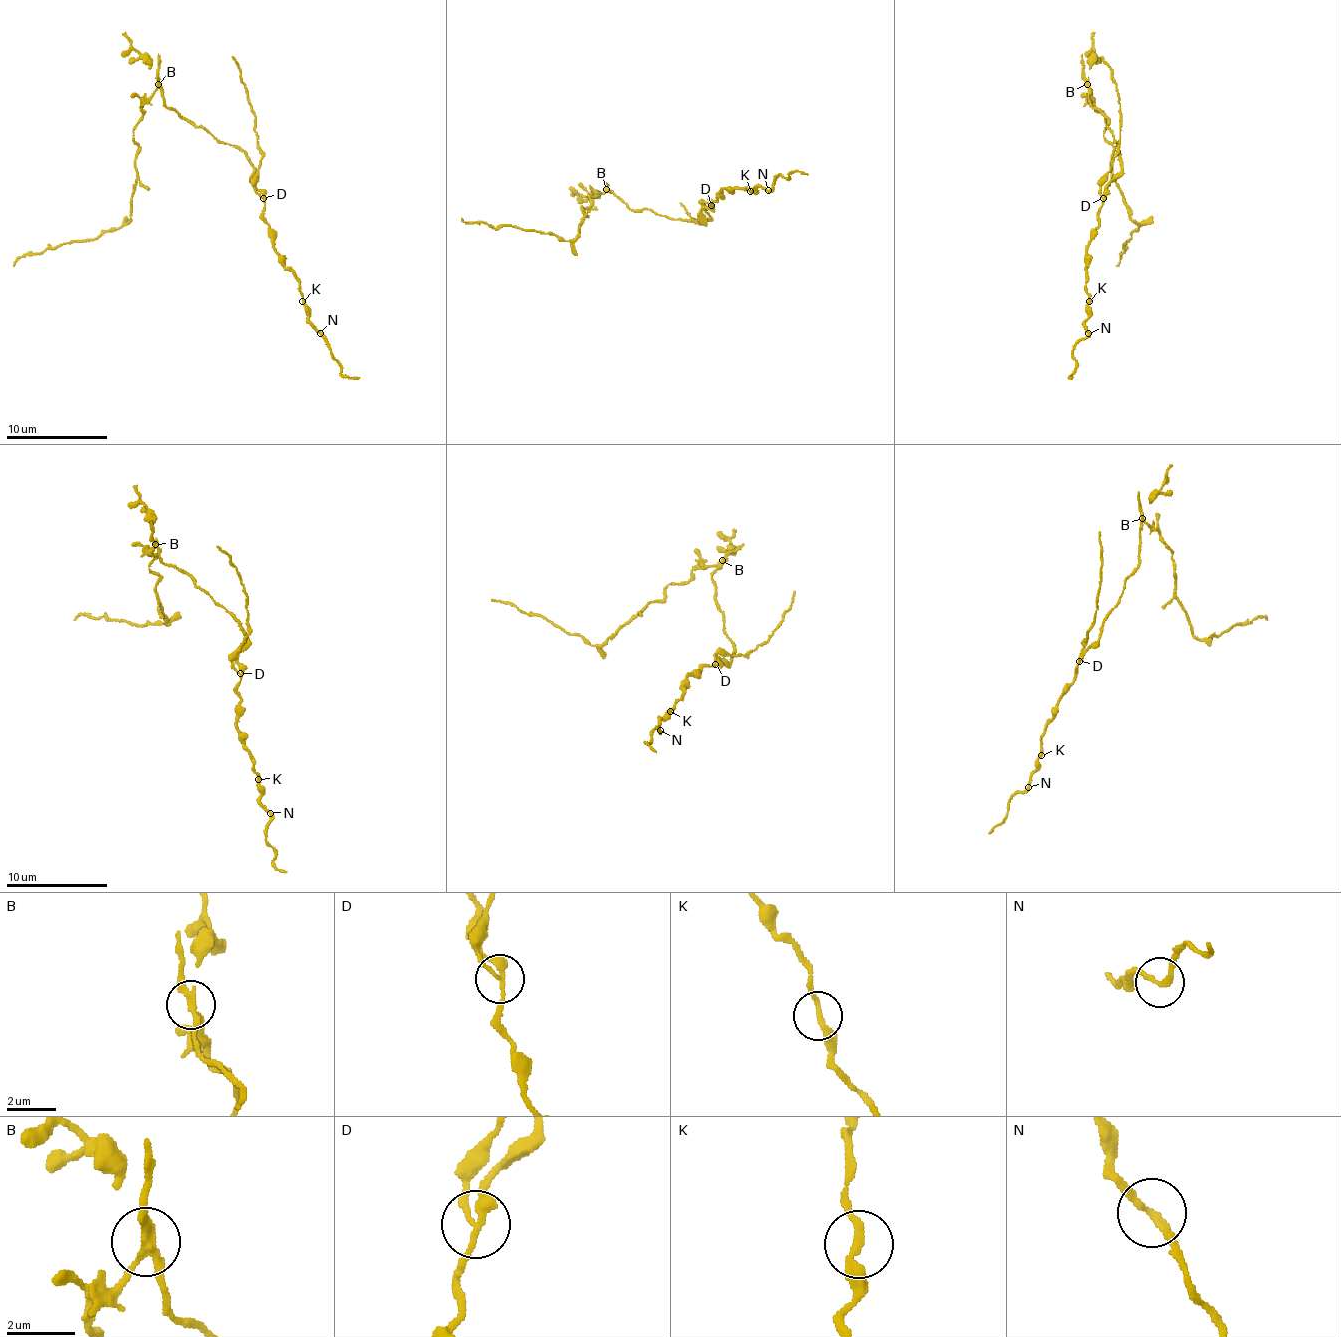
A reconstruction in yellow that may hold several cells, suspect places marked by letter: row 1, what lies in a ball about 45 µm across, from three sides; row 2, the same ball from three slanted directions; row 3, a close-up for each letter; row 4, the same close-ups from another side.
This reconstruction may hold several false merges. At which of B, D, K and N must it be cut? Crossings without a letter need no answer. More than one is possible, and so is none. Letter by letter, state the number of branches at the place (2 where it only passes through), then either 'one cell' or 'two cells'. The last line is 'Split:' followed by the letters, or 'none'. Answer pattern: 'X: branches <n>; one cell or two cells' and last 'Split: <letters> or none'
B: branches 3; two cells
D: branches 3; two cells
K: branches 2; one cell
N: branches 2; one cell
Split: B, D

